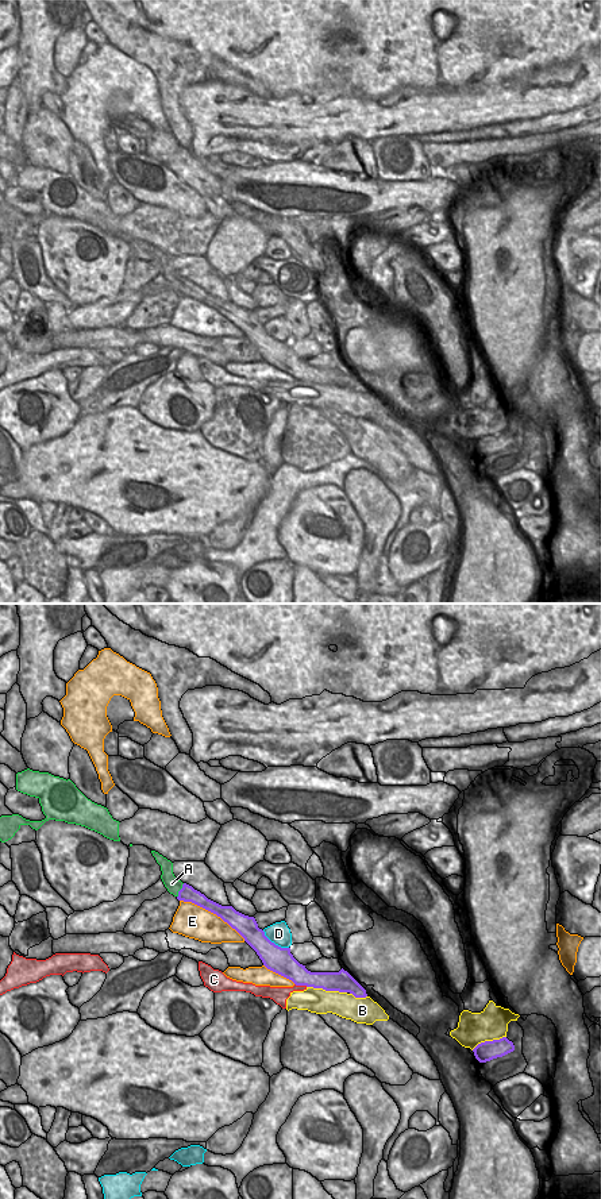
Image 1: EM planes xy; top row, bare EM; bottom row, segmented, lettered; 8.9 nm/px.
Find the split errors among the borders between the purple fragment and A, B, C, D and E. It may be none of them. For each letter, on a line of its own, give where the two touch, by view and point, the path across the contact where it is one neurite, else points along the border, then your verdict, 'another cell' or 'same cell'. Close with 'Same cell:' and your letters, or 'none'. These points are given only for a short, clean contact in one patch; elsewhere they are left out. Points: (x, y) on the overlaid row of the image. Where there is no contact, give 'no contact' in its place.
A: xy (180, 890) | another cell
B: xy (327, 990) | another cell
C: xy (301, 984) | another cell
D: xy (273, 943) | along xy (262, 930), (272, 941), (288, 948) | another cell
E: xy (212, 912) | another cell
Same cell: none

